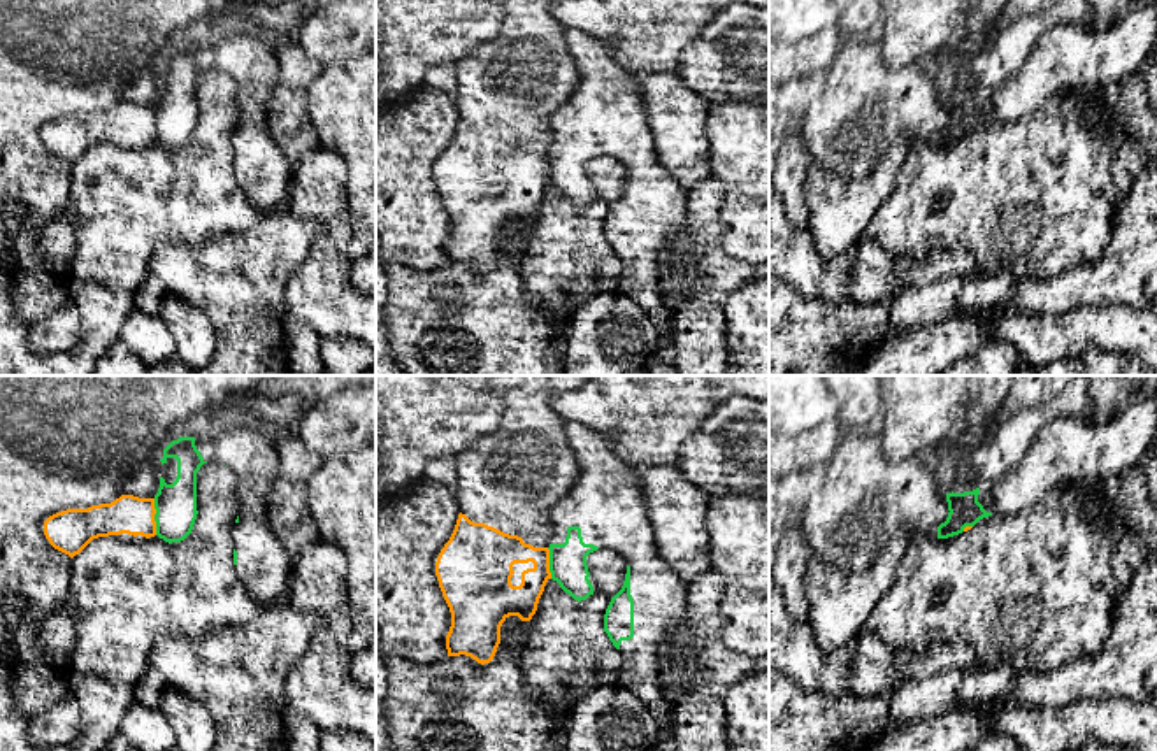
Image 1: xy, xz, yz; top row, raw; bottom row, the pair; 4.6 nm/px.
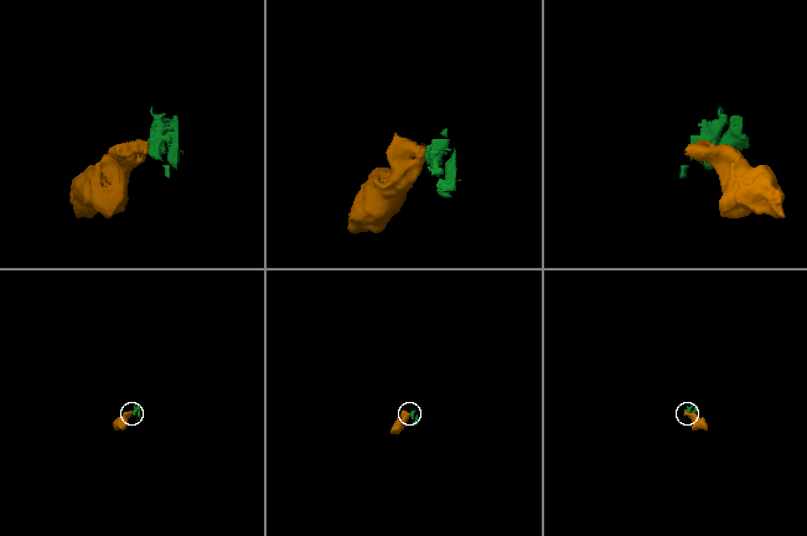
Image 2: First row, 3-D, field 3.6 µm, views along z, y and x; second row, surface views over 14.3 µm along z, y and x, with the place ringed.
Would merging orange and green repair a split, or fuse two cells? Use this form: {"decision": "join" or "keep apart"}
{"decision": "keep apart"}

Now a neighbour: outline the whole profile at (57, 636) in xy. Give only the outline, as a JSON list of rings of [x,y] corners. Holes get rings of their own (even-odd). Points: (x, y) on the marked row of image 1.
[[[68,595],[61,605],[40,619],[37,642],[49,663],[70,674],[75,640],[75,602]]]

